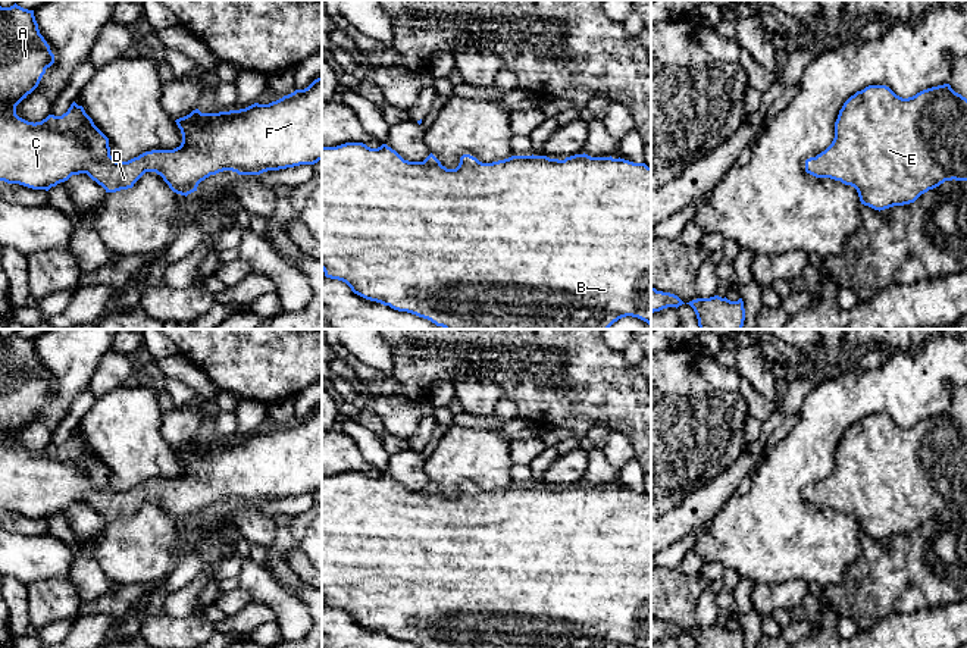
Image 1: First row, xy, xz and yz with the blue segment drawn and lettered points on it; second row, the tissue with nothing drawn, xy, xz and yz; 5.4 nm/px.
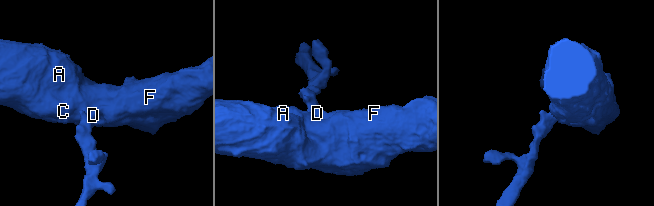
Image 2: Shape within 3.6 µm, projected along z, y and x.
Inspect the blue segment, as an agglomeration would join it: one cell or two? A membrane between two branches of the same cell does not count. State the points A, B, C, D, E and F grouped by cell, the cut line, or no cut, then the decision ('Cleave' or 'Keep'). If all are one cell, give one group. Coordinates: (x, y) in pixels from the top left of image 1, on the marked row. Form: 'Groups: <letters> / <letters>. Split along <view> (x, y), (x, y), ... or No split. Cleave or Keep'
Groups: A B C D E F. No split. Keep

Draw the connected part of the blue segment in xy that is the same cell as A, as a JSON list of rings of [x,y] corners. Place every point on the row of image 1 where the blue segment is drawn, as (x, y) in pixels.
[[[16,3],[0,6],[0,181],[48,191],[72,175],[87,173],[106,192],[116,192],[132,188],[145,172],[156,172],[173,192],[187,197],[201,181],[223,170],[260,175],[322,160],[322,76],[269,104],[254,103],[219,113],[195,109],[175,120],[182,134],[179,147],[116,162],[110,156],[109,138],[75,101],[62,116],[48,115],[35,123],[16,115],[16,106],[38,87],[53,63],[54,54],[40,34],[34,10]]]

